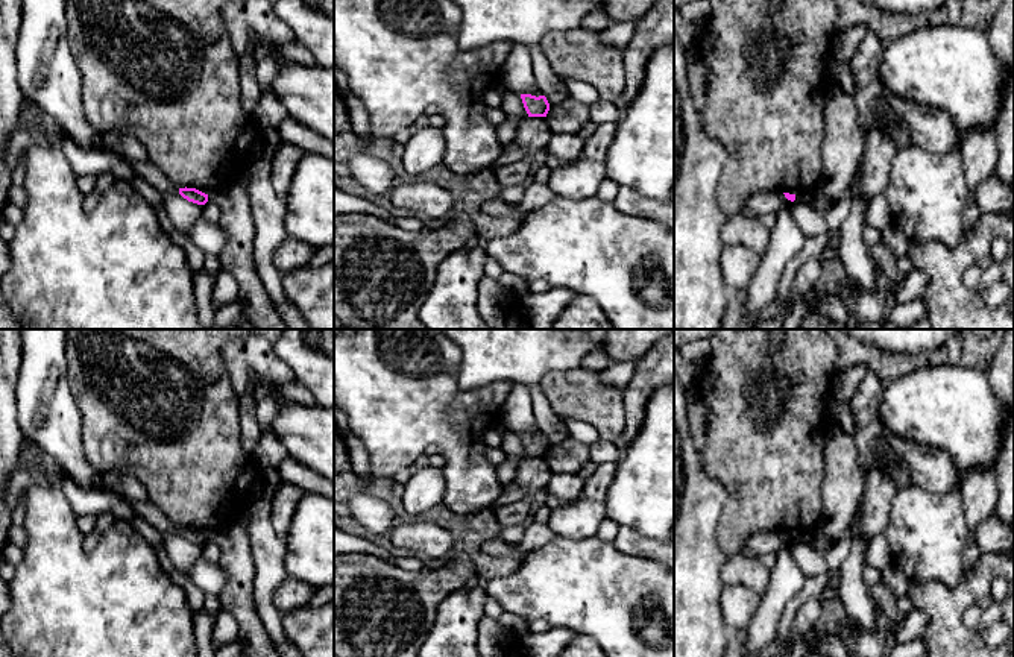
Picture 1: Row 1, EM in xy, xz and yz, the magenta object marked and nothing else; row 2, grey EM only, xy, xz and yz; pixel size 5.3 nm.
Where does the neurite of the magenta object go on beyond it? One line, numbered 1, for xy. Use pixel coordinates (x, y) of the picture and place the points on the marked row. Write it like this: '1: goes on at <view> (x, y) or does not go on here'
1: does not go on here

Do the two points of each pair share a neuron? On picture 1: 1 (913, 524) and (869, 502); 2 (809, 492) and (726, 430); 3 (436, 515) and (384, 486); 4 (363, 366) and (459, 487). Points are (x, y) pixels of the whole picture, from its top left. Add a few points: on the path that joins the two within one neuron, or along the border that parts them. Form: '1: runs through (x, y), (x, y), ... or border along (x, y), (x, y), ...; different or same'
1: border along (899, 490), (891, 502), (890, 521), (882, 531); different
2: runs through (788, 478), (747, 437); same
3: runs through (421, 518), (407, 518), (393, 501); same
4: runs through (395, 392), (459, 455); same

